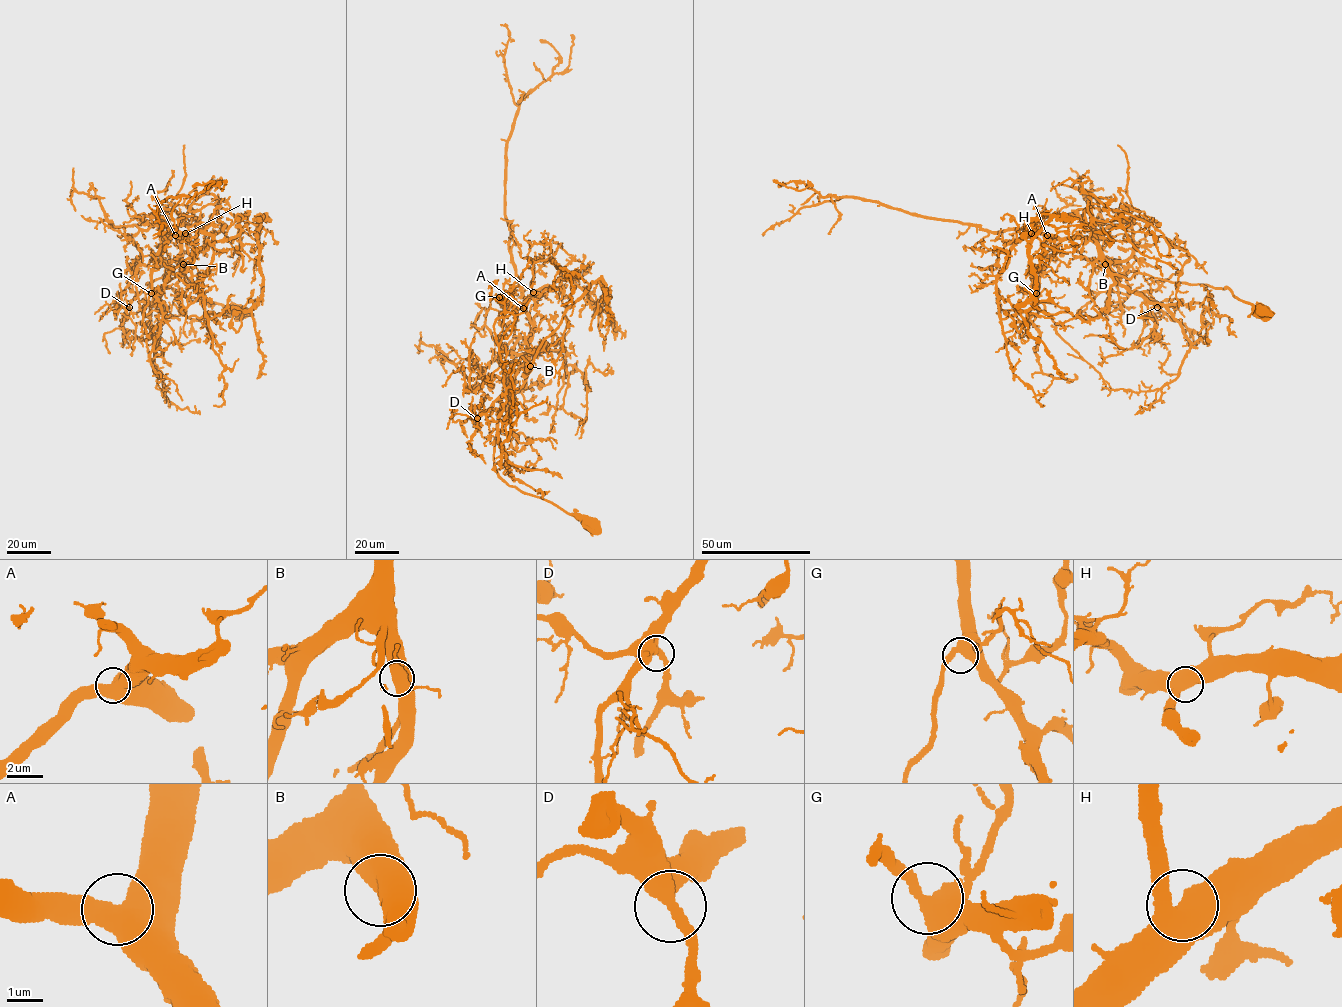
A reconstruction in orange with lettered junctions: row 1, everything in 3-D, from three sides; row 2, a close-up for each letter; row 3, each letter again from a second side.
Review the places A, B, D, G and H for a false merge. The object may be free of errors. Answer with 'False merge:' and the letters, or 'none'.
False merge: none

